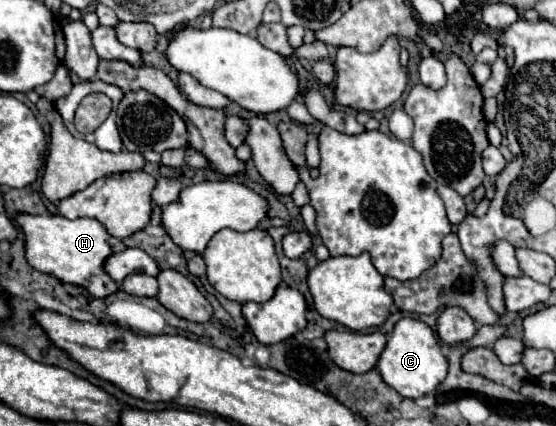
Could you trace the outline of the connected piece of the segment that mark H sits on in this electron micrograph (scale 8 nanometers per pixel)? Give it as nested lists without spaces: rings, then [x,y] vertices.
[[[17,214],[17,226],[21,228],[21,232],[25,234],[25,256],[27,256],[27,262],[39,270],[39,272],[45,272],[45,274],[53,274],[55,278],[59,278],[61,282],[67,282],[67,284],[77,284],[77,286],[83,286],[87,288],[95,298],[105,298],[113,292],[119,290],[119,284],[113,282],[107,272],[103,270],[103,260],[113,254],[113,252],[121,252],[125,250],[125,244],[119,240],[119,238],[113,238],[111,234],[105,232],[103,224],[99,224],[97,220],[93,218],[77,218],[77,220],[67,220],[63,216],[57,216],[57,214]]]

